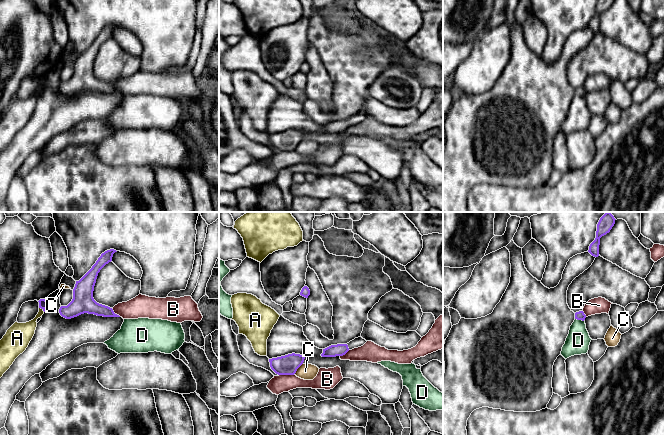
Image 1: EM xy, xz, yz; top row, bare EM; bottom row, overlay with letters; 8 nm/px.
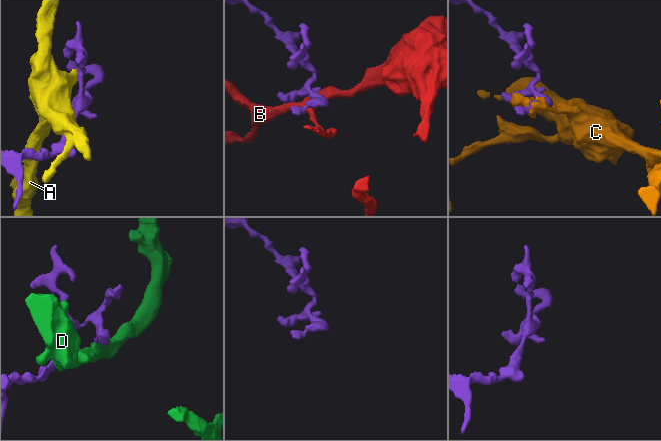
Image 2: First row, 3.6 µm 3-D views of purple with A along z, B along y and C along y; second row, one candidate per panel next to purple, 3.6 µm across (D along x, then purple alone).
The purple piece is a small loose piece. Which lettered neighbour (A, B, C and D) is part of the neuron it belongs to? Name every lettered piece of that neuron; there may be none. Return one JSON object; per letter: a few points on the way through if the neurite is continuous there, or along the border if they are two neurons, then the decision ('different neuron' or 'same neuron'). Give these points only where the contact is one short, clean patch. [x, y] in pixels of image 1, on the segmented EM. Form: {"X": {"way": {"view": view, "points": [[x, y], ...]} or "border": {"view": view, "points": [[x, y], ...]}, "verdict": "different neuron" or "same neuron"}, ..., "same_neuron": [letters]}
{"A": {"verdict": "different neuron"}, "B": {"verdict": "different neuron"}, "C": {"verdict": "different neuron"}, "D": {"border": {"view": "yz", "points": [[575, 318], [583, 321]]}, "verdict": "different neuron"}, "same_neuron": []}

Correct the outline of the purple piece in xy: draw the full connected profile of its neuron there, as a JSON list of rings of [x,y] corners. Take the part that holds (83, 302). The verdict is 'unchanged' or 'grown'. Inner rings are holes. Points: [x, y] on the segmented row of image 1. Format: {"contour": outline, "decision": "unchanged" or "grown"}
{"contour": [[[110,249],[101,254],[92,268],[79,280],[73,289],[73,299],[67,306],[61,306],[59,313],[66,319],[88,313],[103,317],[120,317],[113,309],[97,303],[93,298],[94,286],[100,270],[112,261],[113,254],[117,252]]], "decision": "unchanged"}

